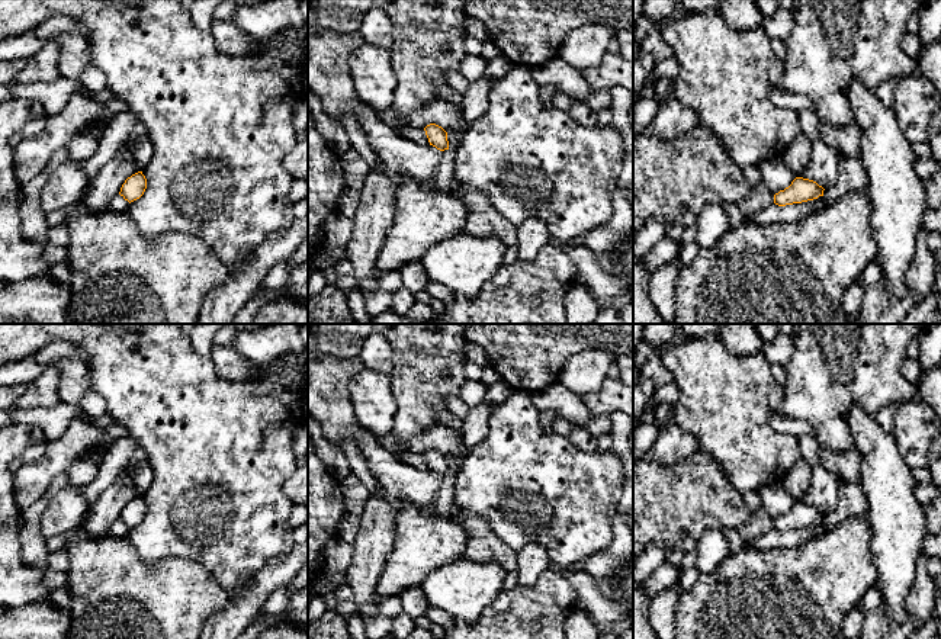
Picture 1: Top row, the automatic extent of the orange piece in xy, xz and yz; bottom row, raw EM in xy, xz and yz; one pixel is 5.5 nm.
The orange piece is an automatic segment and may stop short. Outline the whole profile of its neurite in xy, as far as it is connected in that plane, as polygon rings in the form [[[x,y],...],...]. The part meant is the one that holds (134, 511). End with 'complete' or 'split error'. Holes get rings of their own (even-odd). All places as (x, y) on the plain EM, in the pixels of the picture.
[[[138,497],[128,502],[121,513],[119,520],[129,529],[139,524],[147,514],[147,504],[142,497]]] | complete

